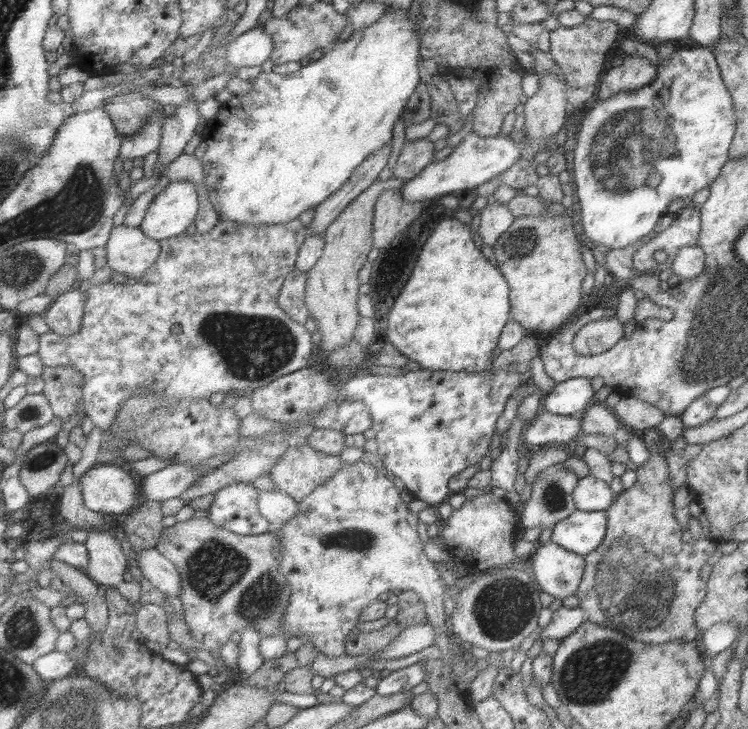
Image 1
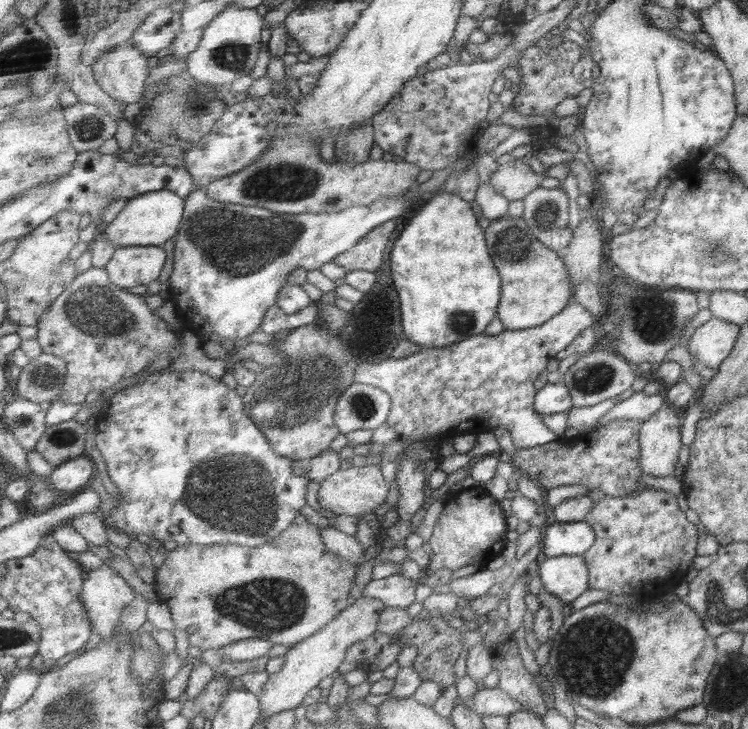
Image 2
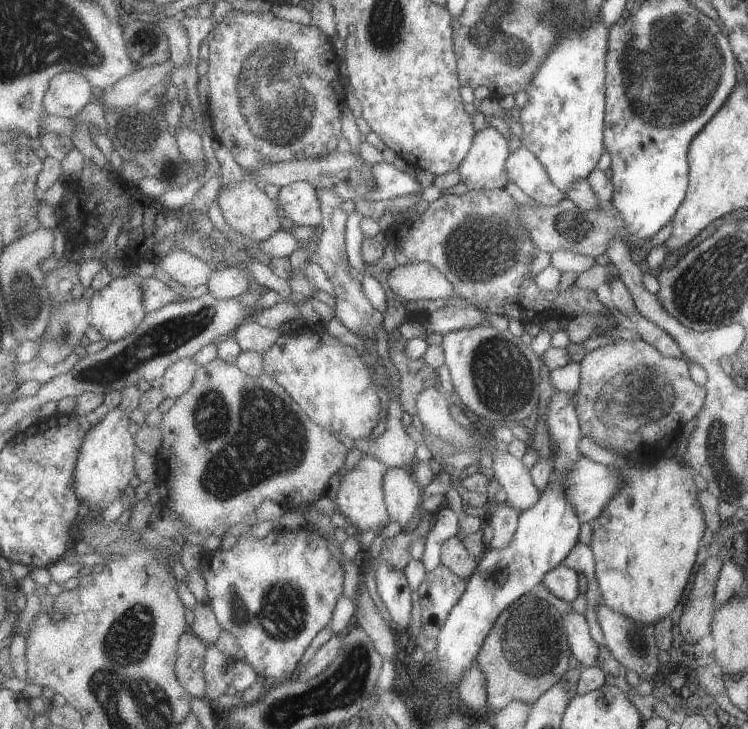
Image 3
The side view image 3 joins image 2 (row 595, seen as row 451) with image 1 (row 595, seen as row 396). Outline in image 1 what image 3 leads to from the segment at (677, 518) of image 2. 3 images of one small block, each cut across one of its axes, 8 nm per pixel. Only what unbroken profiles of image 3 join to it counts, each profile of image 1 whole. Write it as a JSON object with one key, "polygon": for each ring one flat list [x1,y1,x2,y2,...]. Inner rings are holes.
{"polygon":[[650,429,642,433,642,437,649,450,649,457,644,464,636,468,637,479,634,485,616,495,613,503,605,510,608,522,601,546,585,556,584,578,576,592,579,608,586,612,590,622,624,632,630,639,638,642,695,642,698,641,700,632,694,623,694,612,707,593,707,582,700,578,700,569,706,564,707,558,716,551,718,543,709,538,691,542,682,540,682,529,674,515,672,501,676,490,672,486,663,453,666,447,664,436,657,429]]}

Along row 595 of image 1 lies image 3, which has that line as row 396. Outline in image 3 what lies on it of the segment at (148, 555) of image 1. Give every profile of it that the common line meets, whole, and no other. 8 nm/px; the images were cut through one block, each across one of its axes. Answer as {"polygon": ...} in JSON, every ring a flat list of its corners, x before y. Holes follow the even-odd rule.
{"polygon":[[184,358,178,360,168,370,163,378,163,388,166,396,179,399,194,386,200,364,196,358]]}

